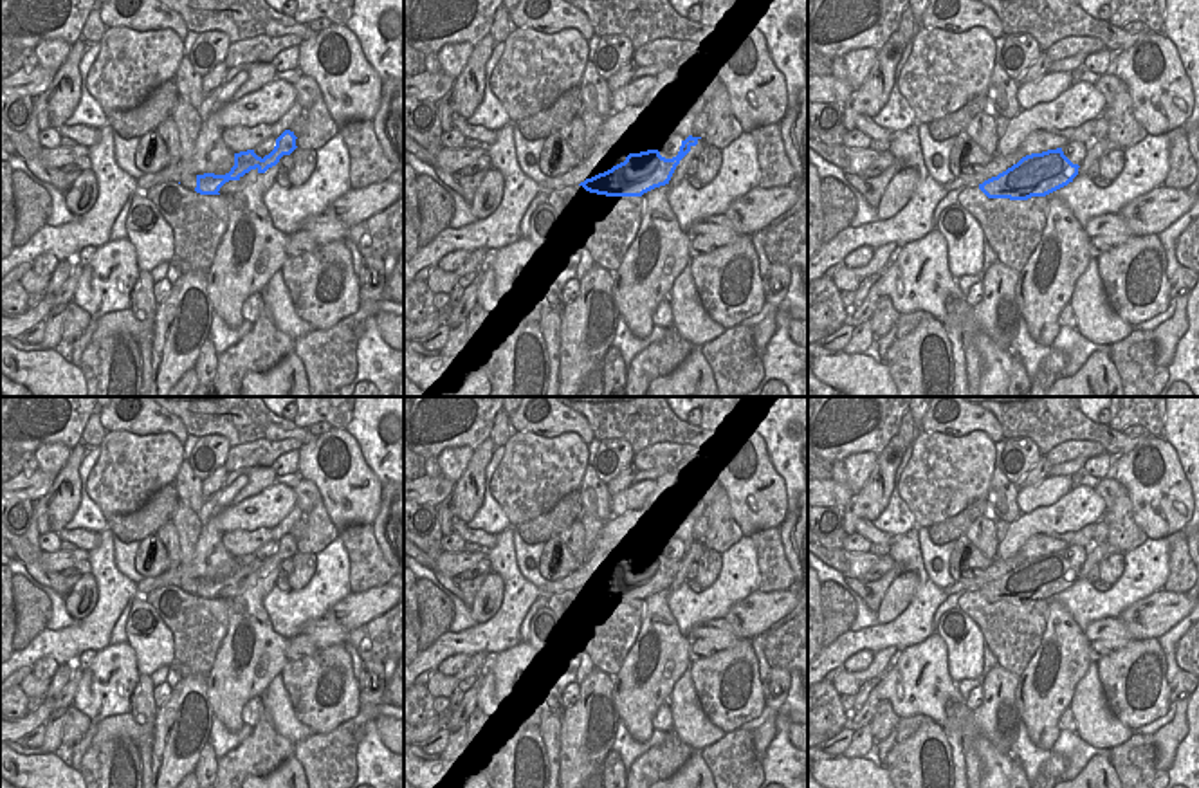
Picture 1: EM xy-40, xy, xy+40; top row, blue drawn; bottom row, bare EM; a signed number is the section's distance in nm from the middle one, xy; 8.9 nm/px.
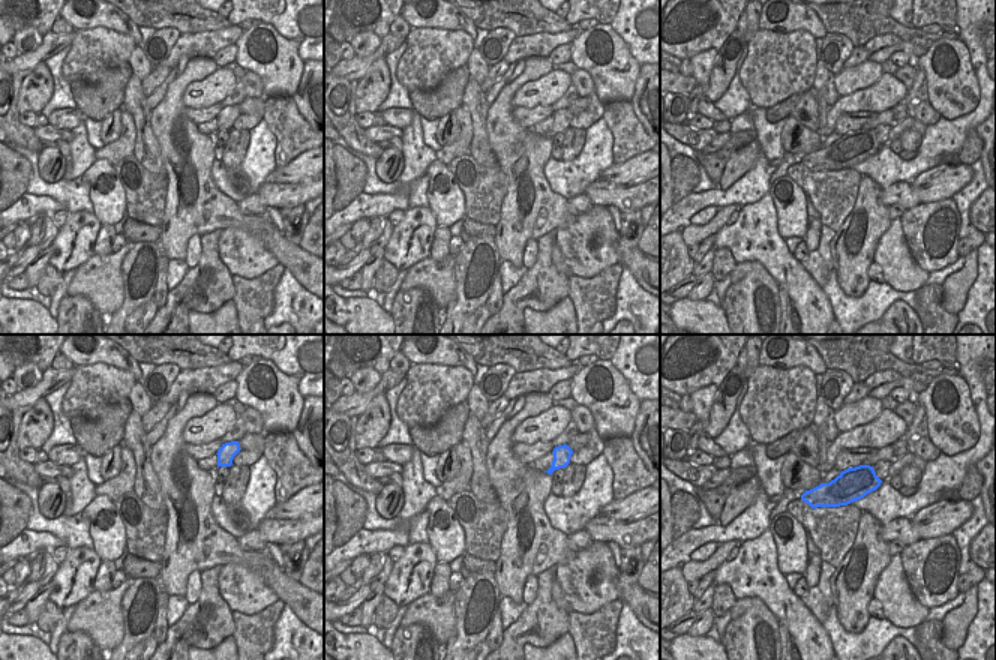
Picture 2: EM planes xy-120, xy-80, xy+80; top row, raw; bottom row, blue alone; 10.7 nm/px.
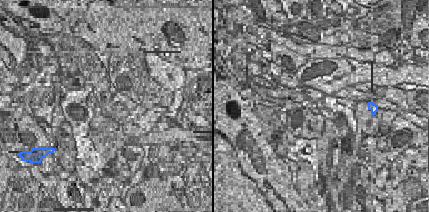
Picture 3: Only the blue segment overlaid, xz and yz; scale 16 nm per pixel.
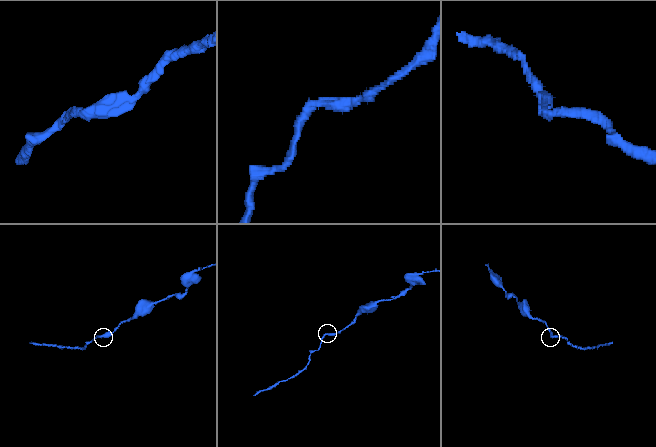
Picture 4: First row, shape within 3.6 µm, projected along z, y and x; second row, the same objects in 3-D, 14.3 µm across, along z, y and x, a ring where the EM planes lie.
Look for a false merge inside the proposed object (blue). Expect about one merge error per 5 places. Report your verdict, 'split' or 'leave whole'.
leave whole

